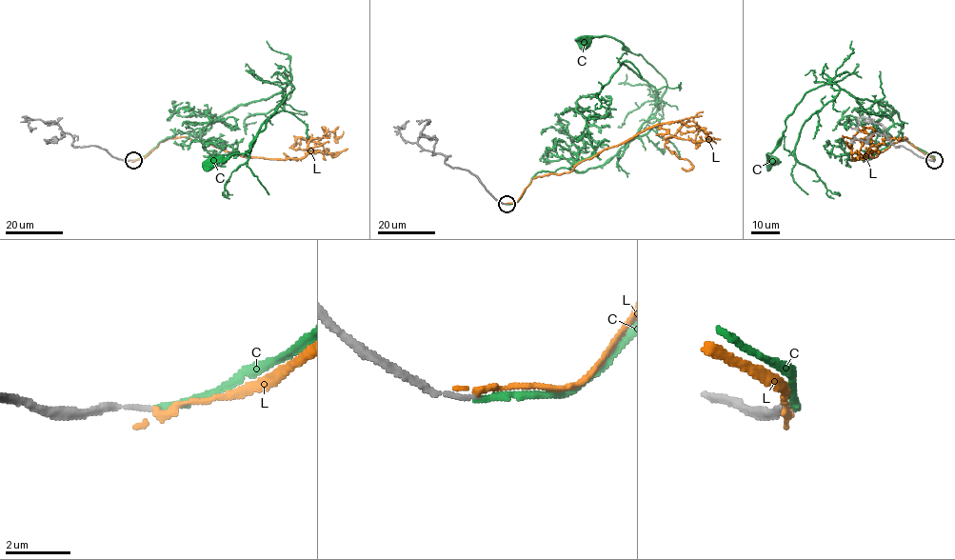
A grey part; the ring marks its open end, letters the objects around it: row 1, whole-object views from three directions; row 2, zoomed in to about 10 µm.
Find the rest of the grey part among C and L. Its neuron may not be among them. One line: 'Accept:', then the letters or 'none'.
Accept: C

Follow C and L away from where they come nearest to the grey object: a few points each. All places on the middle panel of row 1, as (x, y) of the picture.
C: (506, 204), (514, 204), (538, 171), (605, 165), (661, 104), (665, 77), (640, 54), (607, 36), (586, 42)
L: (506, 203), (516, 202), (533, 178), (569, 172), (665, 123), (682, 124), (665, 145), (692, 166), (682, 168)

